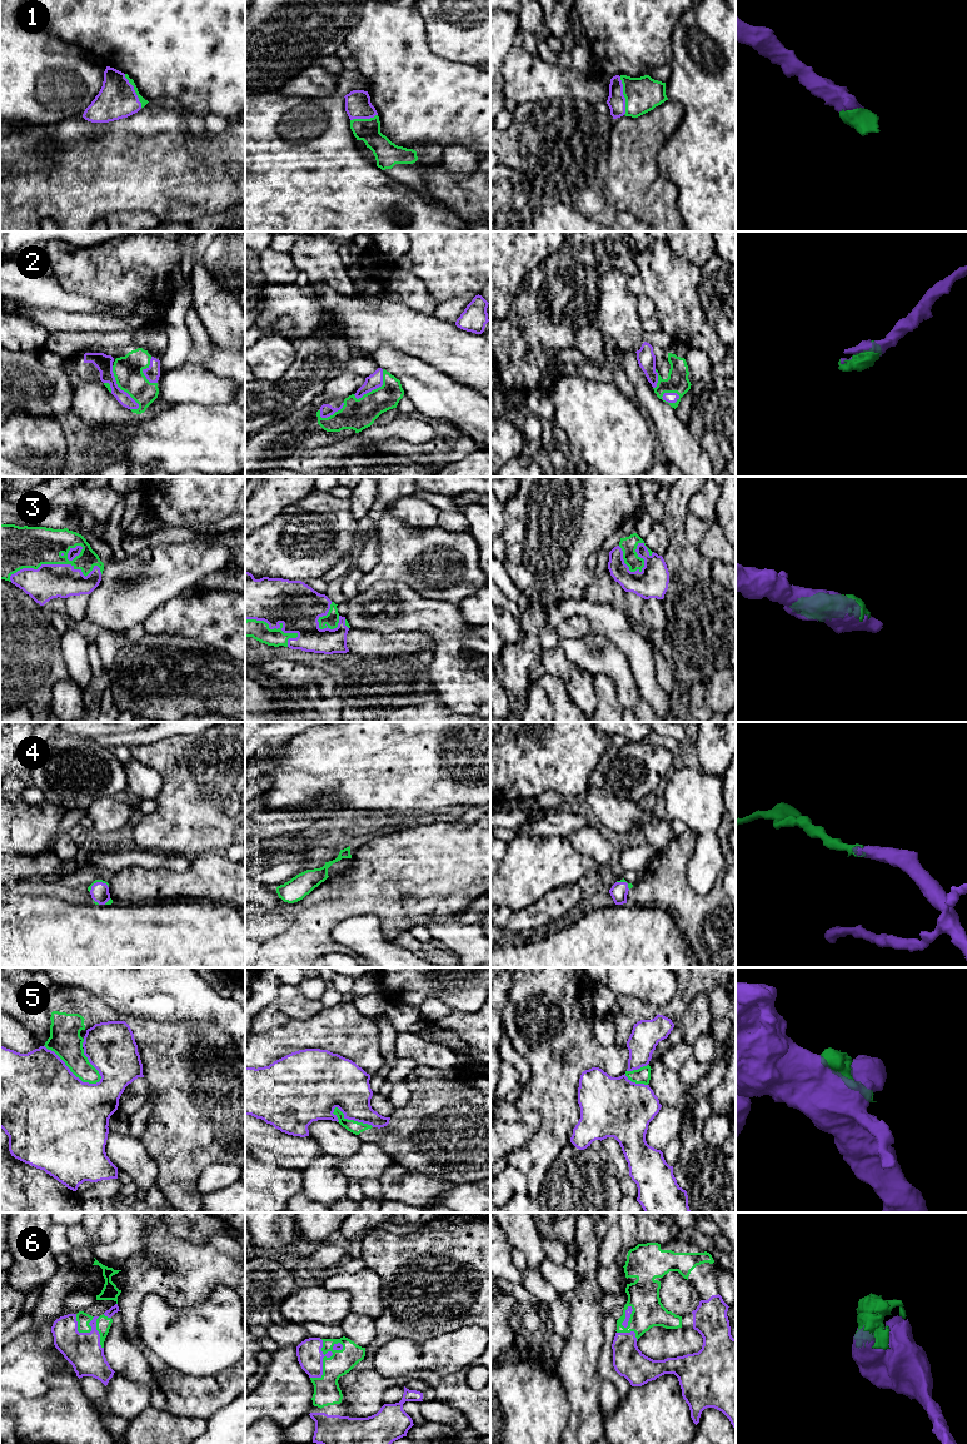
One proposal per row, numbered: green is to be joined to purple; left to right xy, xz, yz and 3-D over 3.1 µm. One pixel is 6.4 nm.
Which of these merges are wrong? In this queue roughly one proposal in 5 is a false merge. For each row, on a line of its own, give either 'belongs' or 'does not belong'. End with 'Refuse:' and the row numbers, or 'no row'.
1: belongs
2: belongs
3: belongs
4: belongs
5: does not belong
6: belongs
Refuse: 5

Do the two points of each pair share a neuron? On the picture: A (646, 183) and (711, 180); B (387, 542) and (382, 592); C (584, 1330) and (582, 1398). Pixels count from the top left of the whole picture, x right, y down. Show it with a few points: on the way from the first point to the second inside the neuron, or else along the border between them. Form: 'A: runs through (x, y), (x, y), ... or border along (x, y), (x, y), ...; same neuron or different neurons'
A: border along (658, 155), (658, 173), (677, 189), (678, 210); different neurons
B: border along (412, 587), (402, 582), (375, 582), (358, 592); different neurons
C: runs through (582, 1347), (581, 1382); same neuron

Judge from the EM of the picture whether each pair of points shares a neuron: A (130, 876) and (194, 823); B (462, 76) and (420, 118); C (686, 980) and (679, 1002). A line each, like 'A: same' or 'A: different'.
A: different
B: same
C: same

